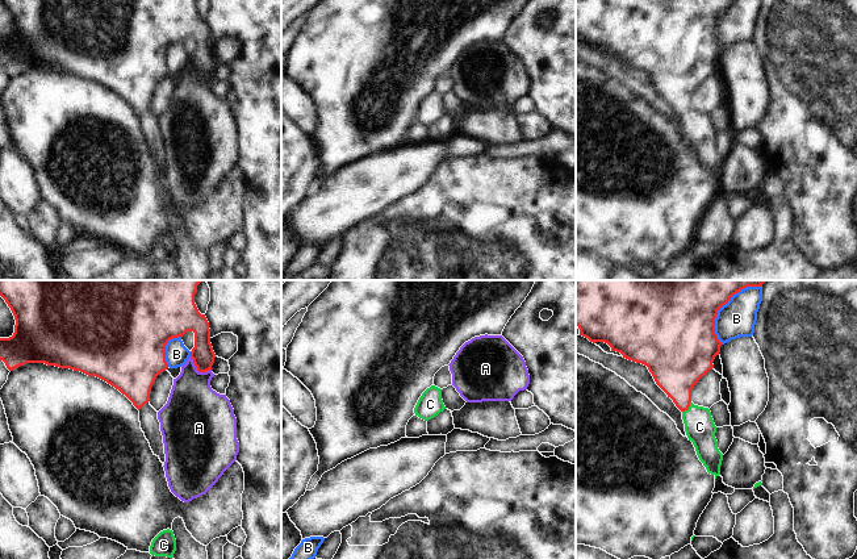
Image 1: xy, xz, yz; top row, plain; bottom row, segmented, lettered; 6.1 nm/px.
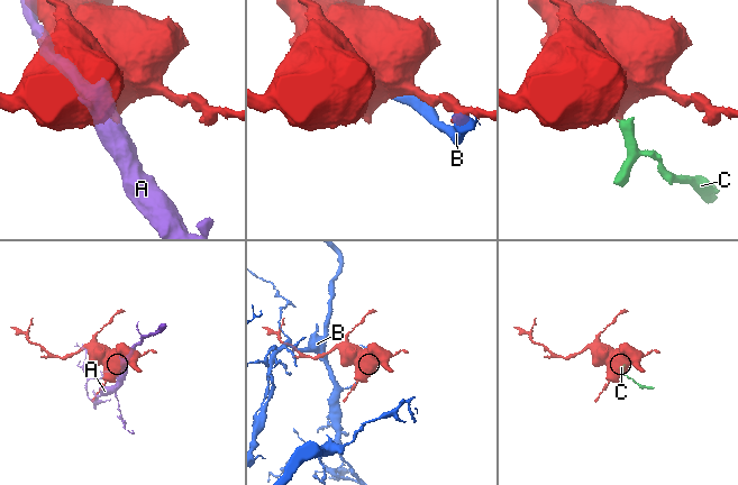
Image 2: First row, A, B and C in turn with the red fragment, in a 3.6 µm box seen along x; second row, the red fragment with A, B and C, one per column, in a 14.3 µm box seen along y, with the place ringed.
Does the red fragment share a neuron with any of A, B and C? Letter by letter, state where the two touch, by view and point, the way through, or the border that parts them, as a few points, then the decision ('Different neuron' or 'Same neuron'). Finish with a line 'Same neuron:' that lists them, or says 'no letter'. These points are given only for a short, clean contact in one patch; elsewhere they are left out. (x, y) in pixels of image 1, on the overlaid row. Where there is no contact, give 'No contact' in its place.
A: Touches red at xy (197, 370). Different neuron
B: Touches red at yz (723, 304). Different neuron
C: Touches red at yz (688, 408). Path across: yz (677, 368), (677, 386), (688, 408), (699, 426). Same neuron
Same neuron: C

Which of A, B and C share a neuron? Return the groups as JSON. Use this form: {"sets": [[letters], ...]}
{"sets": [["A"], ["B"], ["C"]]}

